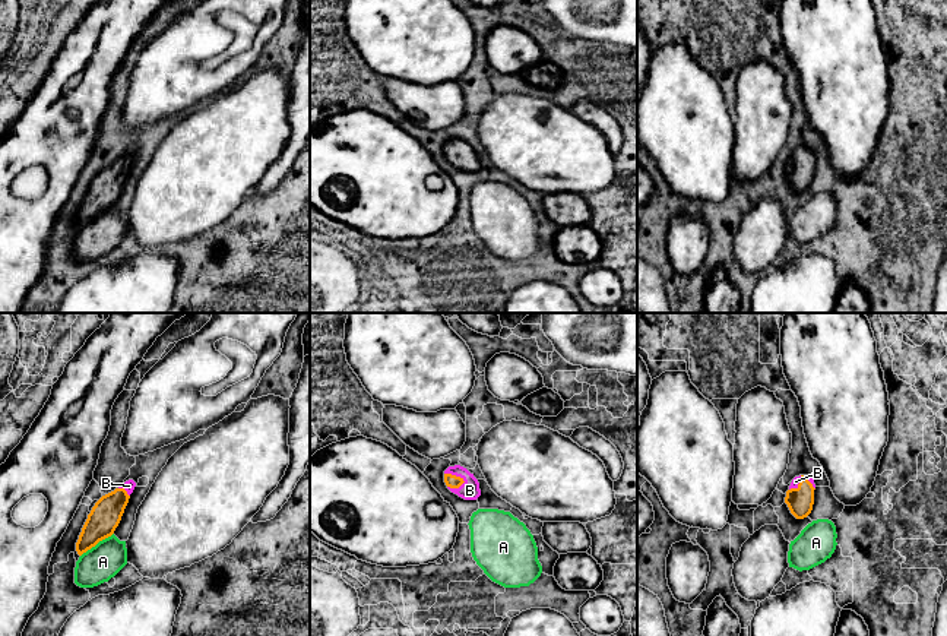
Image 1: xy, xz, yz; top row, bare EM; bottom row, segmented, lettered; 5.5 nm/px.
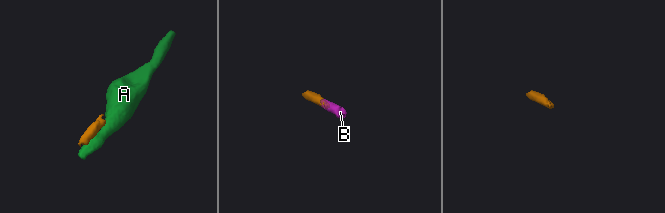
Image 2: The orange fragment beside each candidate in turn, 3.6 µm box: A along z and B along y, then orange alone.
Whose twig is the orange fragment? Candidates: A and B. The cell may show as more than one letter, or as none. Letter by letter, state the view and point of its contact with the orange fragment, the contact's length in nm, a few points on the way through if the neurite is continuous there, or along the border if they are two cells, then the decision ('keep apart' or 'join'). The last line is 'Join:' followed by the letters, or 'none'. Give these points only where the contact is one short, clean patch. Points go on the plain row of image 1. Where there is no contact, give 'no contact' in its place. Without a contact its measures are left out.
A: meets orange in xy at (97, 215); contact 220 nm long; border along xy (113, 205), (81, 228); keep apart
B: meets orange in xz at (455, 148); contact 130 nm long; runs through xz (452, 154), (455, 148), (469, 163); join
Join: B

